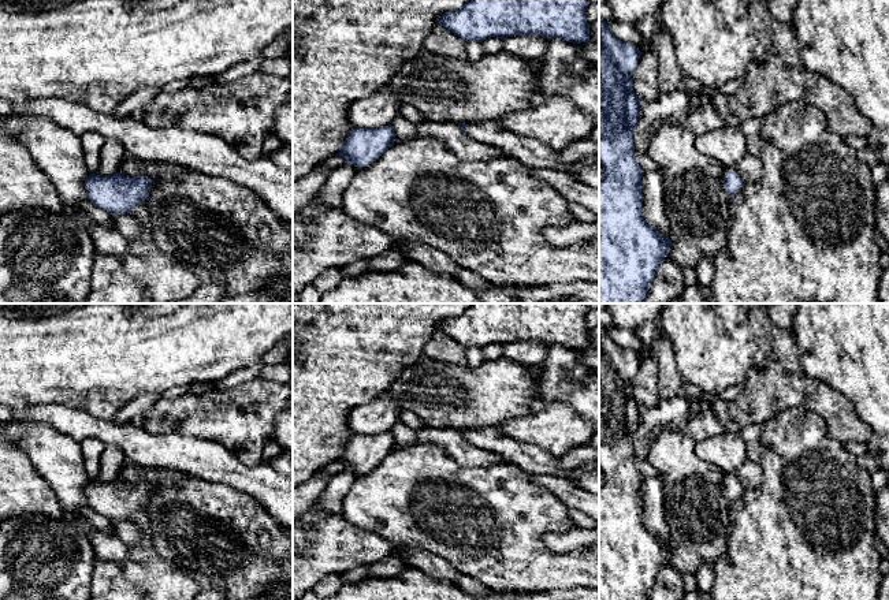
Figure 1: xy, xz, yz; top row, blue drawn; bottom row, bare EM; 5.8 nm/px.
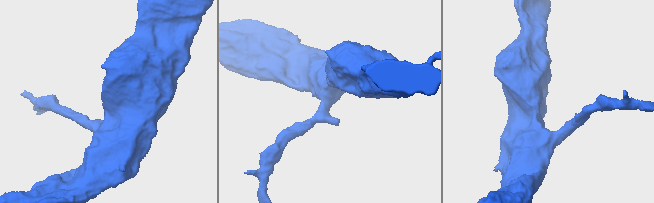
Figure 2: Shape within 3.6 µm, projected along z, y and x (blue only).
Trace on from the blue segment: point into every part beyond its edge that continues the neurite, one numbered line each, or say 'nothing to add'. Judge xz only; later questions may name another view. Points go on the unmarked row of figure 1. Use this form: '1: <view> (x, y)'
1: xz (529, 458)

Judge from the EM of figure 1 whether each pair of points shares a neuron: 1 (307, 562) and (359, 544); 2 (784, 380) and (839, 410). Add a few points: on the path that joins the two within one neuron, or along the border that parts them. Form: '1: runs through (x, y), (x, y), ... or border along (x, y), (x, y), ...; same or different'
1: runs through (319, 556), (328, 547), (346, 547); same
2: runs through (798, 390), (825, 401); same

